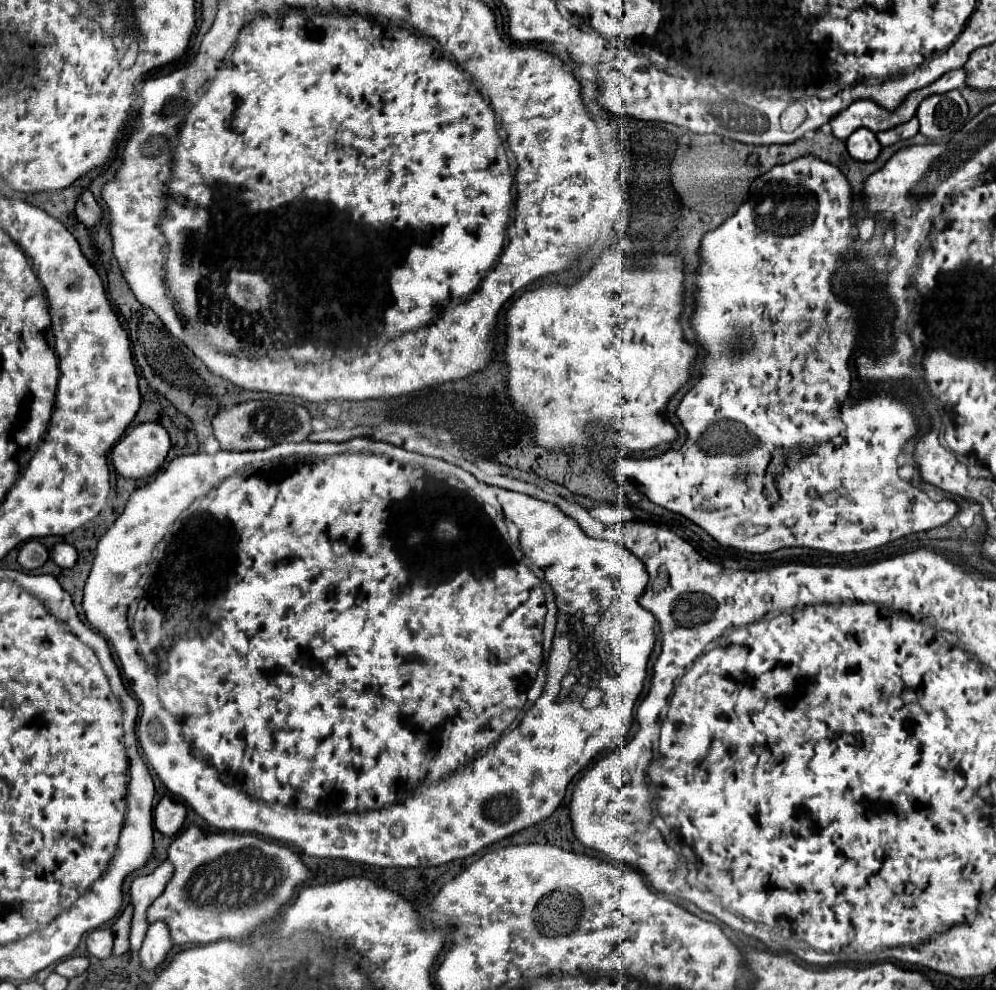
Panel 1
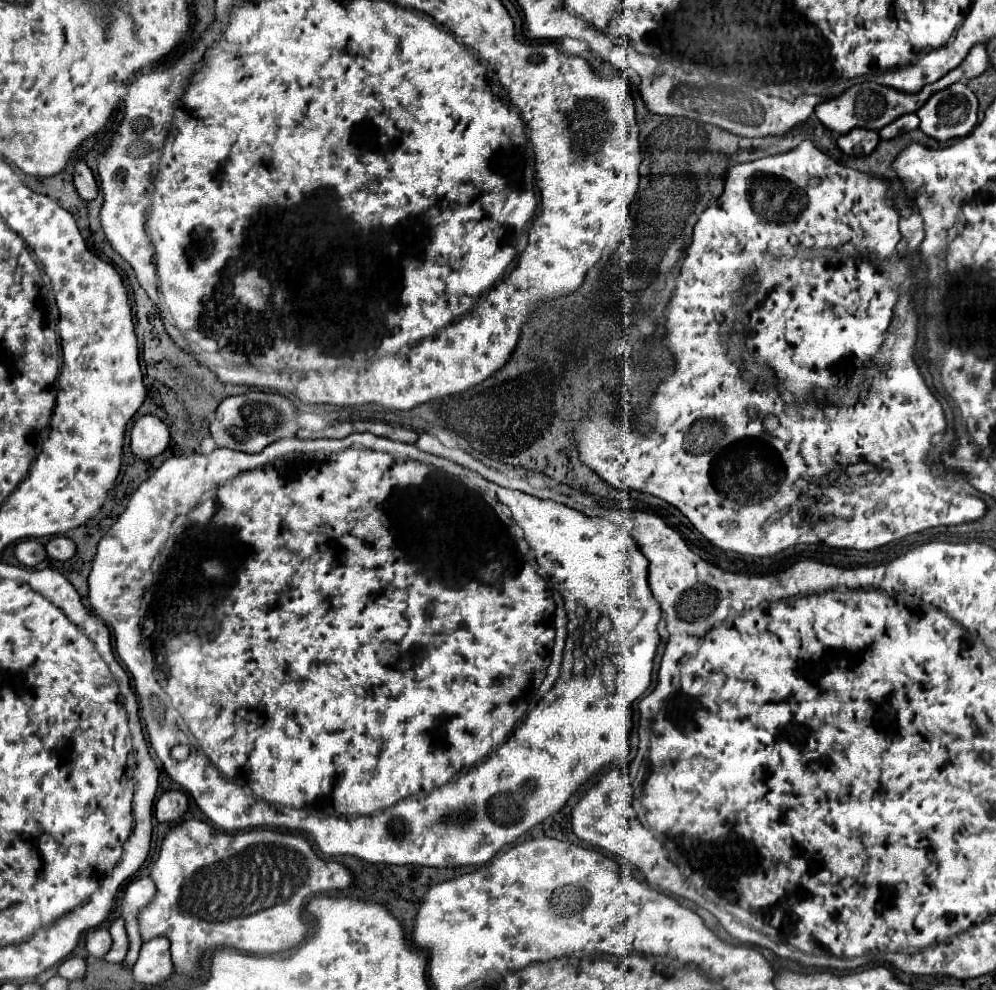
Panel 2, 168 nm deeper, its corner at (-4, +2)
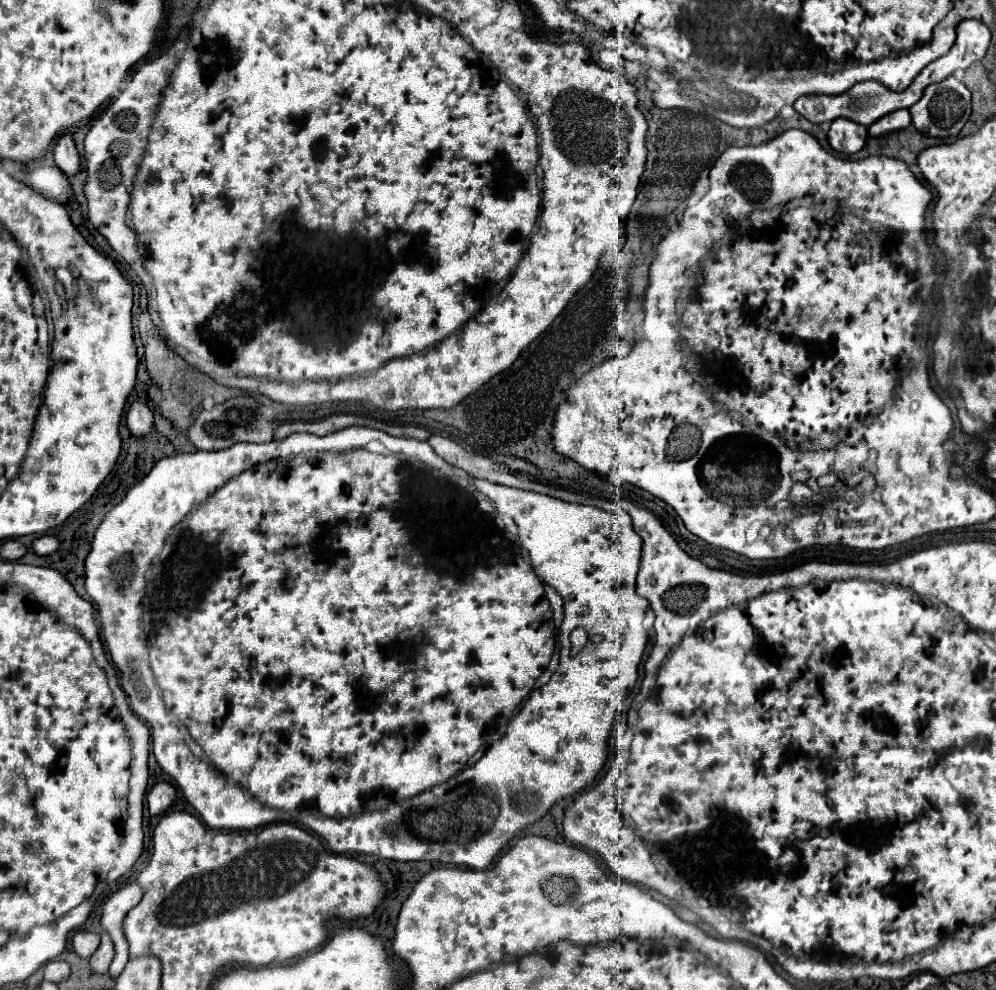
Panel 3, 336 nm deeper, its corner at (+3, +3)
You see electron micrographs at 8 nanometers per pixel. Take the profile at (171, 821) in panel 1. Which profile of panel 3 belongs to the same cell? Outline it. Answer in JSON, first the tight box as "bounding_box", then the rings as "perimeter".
{"bounding_box":[146,783,176,815],"perimeter":[[[156,783],[148,789],[146,801],[148,801],[148,811],[150,815],[160,815],[166,809],[170,809],[170,805],[176,799],[176,789],[170,783]]]}

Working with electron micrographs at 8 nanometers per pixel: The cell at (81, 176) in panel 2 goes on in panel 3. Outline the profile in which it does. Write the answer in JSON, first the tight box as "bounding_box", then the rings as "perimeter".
{"bounding_box":[54,133,80,175],"perimeter":[[[70,133],[58,137],[58,143],[54,147],[54,161],[66,175],[74,175],[80,171],[80,157]]]}

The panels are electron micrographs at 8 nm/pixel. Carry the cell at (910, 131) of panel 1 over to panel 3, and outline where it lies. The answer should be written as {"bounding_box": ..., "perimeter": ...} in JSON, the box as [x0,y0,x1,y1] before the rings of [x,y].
{"bounding_box":[868,109,910,137],"perimeter":[[[898,109],[890,115],[884,115],[880,117],[878,121],[874,121],[870,127],[868,127],[868,135],[870,137],[880,137],[880,135],[886,135],[890,131],[898,131],[898,129],[904,129],[910,125],[910,111],[908,109]]]}

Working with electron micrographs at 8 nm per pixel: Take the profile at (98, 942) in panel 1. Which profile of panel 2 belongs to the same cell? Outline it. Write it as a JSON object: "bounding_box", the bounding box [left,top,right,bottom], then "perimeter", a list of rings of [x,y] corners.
{"bounding_box":[85,928,111,958],"perimeter":[[[95,928],[95,930],[89,930],[87,936],[85,936],[85,946],[89,950],[89,954],[93,954],[95,958],[103,958],[109,948],[111,948],[111,934],[107,928]]]}

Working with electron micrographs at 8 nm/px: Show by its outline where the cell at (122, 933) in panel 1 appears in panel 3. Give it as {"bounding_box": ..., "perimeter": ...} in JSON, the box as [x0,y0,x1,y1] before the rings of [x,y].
{"bounding_box":[90,933,114,973],"perimeter":[[[102,933],[102,943],[96,949],[96,953],[90,957],[90,967],[92,967],[94,973],[106,973],[112,959],[114,959],[112,939],[108,939],[108,933]]]}

